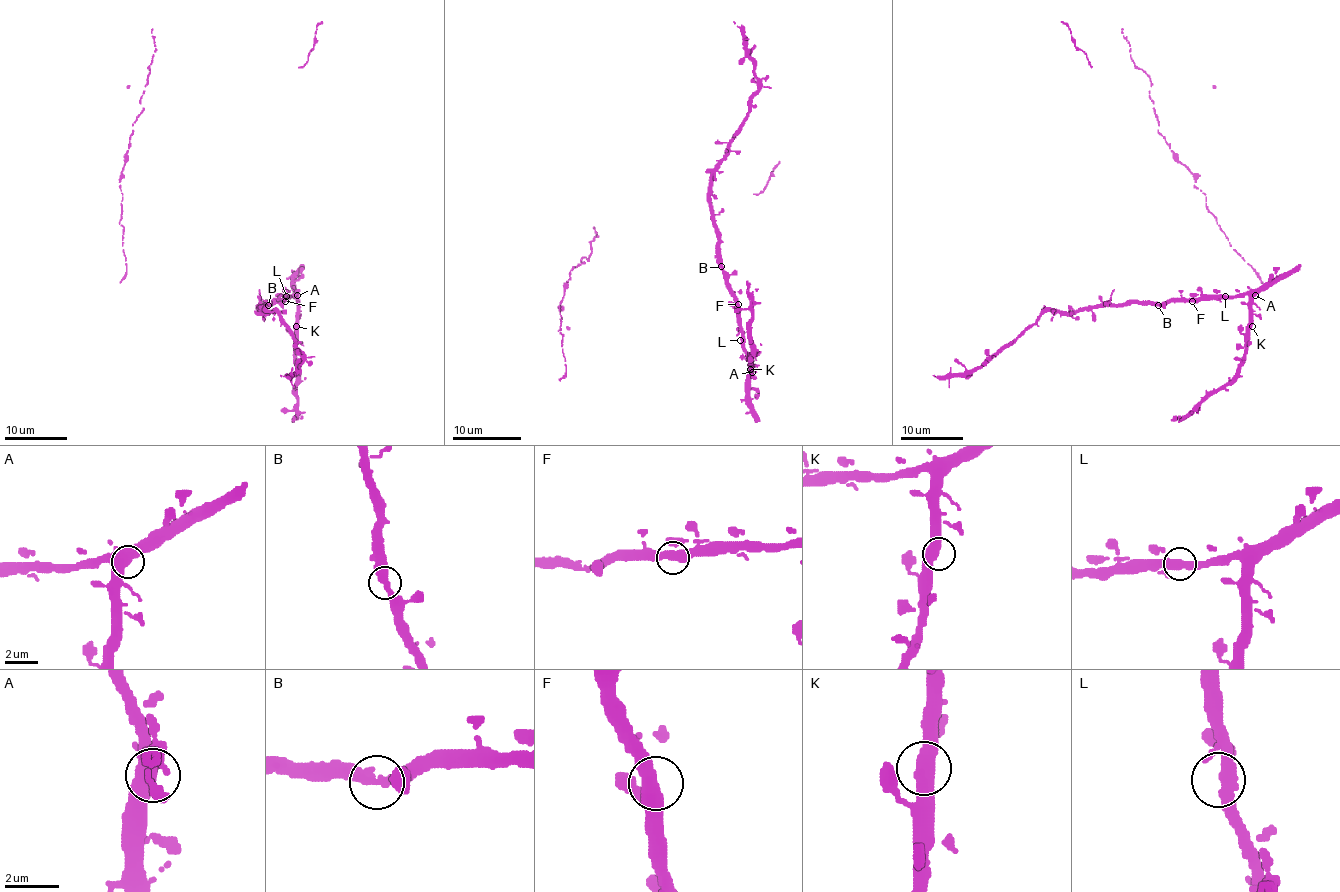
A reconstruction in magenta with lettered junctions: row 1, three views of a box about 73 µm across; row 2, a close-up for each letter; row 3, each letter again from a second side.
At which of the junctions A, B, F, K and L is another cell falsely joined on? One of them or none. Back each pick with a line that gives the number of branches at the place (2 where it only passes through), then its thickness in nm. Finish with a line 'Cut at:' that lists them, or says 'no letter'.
Cut at: no letter

